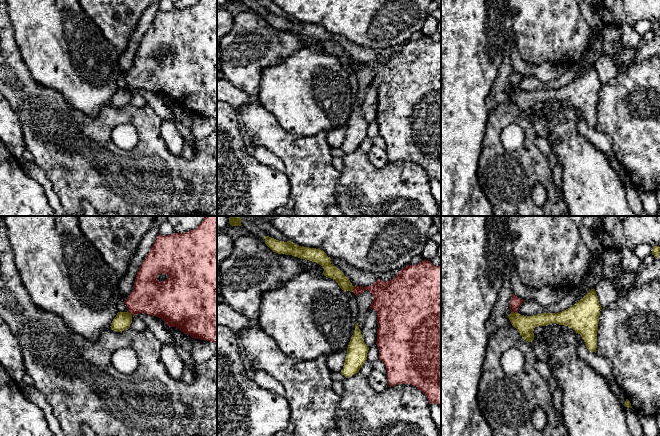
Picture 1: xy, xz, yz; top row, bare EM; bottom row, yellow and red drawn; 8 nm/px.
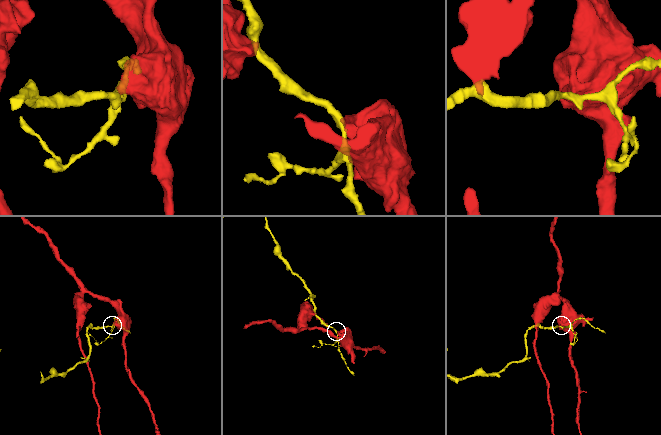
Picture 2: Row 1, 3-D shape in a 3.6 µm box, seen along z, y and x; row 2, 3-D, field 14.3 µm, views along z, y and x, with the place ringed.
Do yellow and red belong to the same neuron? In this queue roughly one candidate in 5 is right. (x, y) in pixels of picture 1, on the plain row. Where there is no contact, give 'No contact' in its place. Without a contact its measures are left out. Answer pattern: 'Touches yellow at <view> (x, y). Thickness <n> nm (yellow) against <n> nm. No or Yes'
Touches yellow at yz (513, 88). Thickness 150 nm (yellow) against 90 nm. No

